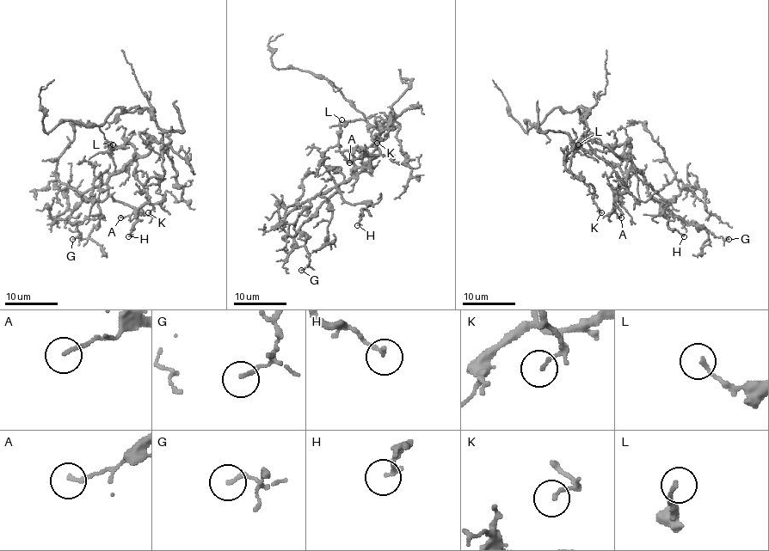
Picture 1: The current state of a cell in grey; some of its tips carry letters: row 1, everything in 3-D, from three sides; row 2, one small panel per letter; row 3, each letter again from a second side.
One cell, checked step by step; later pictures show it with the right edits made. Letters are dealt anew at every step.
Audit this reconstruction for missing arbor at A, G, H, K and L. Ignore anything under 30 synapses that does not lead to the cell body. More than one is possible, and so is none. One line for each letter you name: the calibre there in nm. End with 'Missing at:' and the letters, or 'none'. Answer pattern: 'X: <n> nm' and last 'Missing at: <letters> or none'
Missing at: none

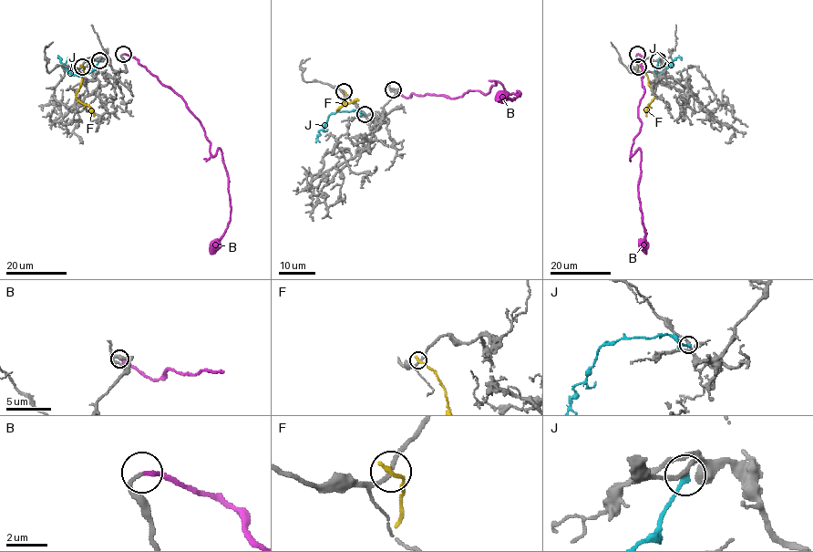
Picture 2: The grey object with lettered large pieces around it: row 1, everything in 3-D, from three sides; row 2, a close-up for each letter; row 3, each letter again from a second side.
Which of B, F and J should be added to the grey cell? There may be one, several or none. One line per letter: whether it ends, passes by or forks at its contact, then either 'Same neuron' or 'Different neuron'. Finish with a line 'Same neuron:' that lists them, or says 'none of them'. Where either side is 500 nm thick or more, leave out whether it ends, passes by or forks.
B: It ends there. Same neuron
F: It ends there. Different neuron
J: It ends there. Different neuron
Same neuron: B

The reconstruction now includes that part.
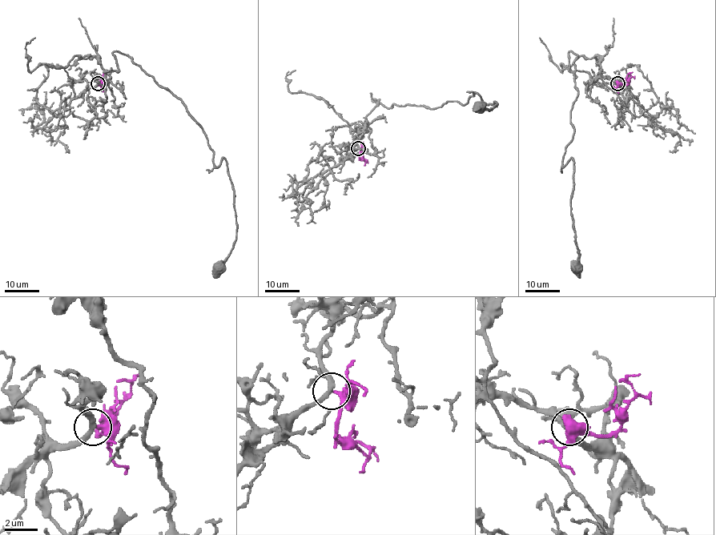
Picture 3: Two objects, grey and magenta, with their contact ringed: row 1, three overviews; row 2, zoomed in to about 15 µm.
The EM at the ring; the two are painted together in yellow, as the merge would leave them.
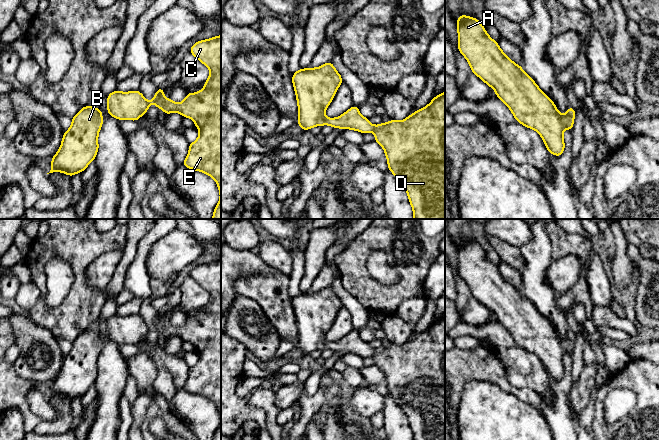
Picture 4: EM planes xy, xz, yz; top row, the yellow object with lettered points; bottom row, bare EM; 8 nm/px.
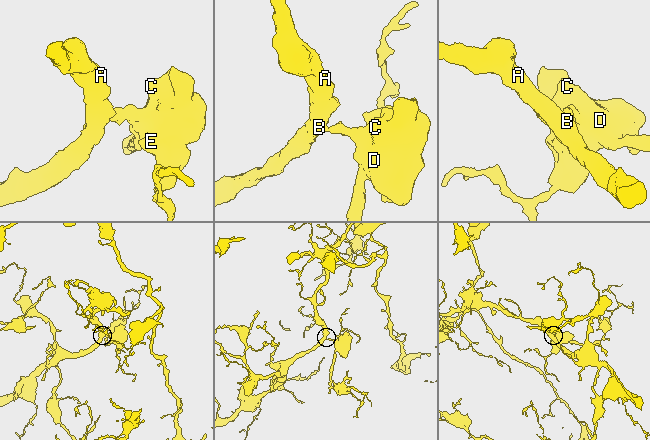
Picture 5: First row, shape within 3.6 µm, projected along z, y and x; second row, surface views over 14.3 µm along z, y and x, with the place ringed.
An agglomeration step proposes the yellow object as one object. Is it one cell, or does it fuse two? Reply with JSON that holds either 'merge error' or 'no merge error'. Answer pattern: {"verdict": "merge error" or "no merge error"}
{"verdict": "no merge error"}

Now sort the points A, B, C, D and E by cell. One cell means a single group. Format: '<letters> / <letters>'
A B C D E

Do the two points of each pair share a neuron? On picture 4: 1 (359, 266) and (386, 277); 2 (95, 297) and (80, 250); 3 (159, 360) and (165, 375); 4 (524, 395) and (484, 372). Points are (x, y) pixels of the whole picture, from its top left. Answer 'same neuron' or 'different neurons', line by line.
1: different neurons
2: same neuron
3: different neurons
4: same neuron

